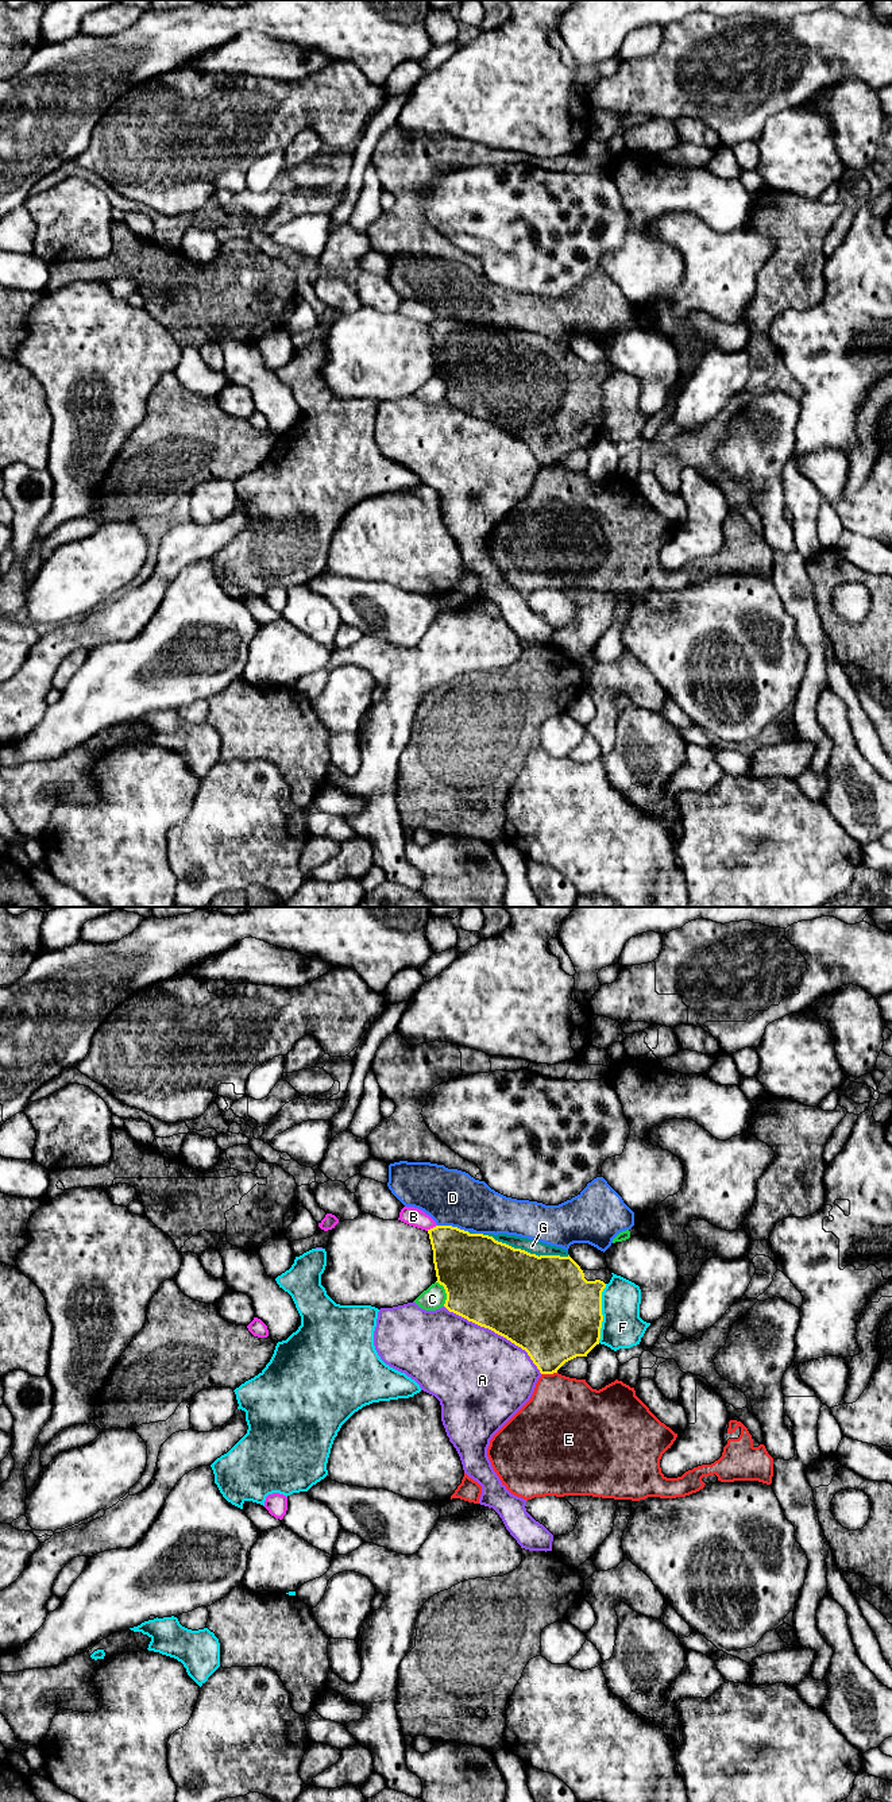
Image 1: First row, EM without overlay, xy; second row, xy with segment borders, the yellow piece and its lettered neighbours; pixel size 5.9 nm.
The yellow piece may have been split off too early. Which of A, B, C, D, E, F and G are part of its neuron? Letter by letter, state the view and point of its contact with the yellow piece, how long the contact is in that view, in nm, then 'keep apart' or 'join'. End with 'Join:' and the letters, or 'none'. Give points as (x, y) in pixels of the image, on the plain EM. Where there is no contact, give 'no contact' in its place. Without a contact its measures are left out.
A: contact xy (495, 425); length 700 nm; keep apart
B: contact xy (431, 321); length 70 nm; keep apart
C: contact xy (446, 385); length 160 nm; keep apart
D: contact xy (451, 319); length 190 nm; keep apart
E: contact xy (548, 466); length 100 nm; keep apart
F: contact xy (601, 406); length 360 nm; keep apart
G: contact xy (524, 343); length 550 nm; join
Join: G

